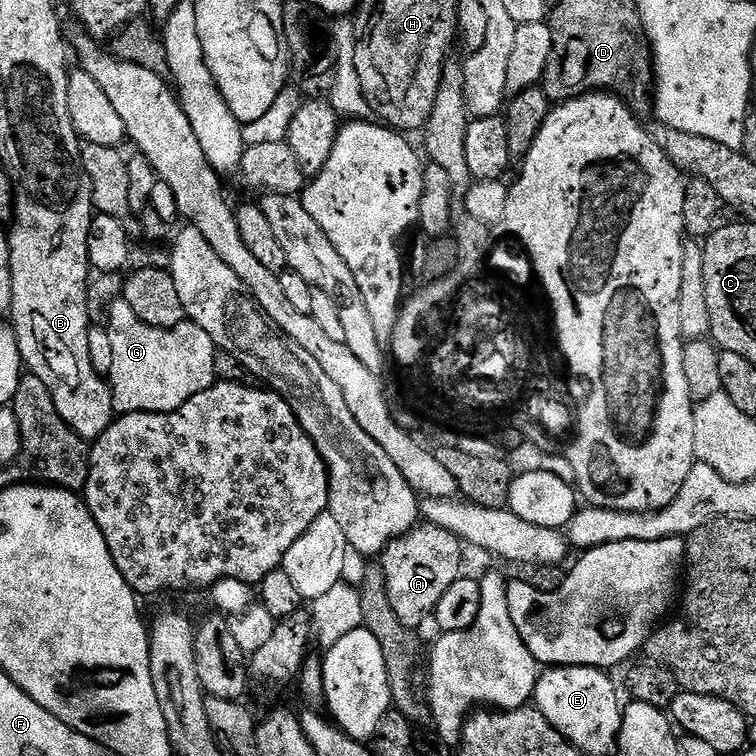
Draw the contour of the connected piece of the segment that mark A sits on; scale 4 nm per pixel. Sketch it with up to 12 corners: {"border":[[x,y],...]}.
{"border":[[425,522],[385,546],[398,622],[433,619],[464,544]]}

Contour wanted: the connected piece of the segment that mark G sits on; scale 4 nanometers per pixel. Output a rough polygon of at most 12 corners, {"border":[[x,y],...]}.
{"border":[[115,300],[117,413],[173,412],[217,383],[202,326],[155,328]]}

